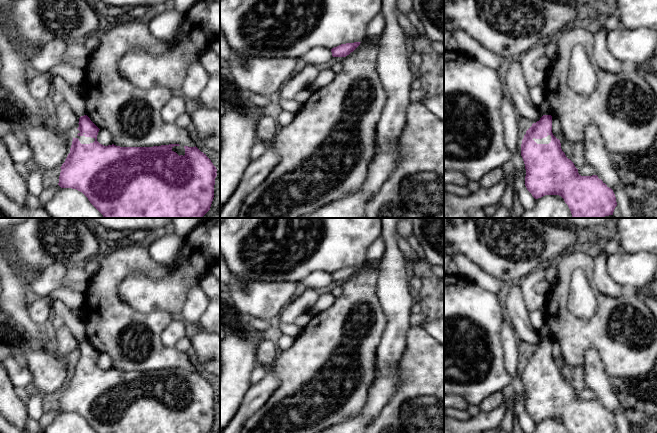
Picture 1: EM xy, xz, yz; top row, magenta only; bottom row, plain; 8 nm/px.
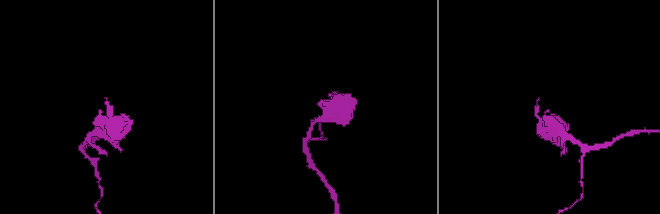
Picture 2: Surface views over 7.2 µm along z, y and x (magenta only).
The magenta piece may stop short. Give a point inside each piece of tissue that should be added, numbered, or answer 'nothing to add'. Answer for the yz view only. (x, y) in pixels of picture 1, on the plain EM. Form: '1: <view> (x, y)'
1: yz (546, 364)

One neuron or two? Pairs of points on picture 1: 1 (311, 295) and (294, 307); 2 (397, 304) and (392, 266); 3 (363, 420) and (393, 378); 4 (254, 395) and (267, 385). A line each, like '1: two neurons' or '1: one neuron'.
1: one neuron
2: one neuron
3: one neuron
4: one neuron

